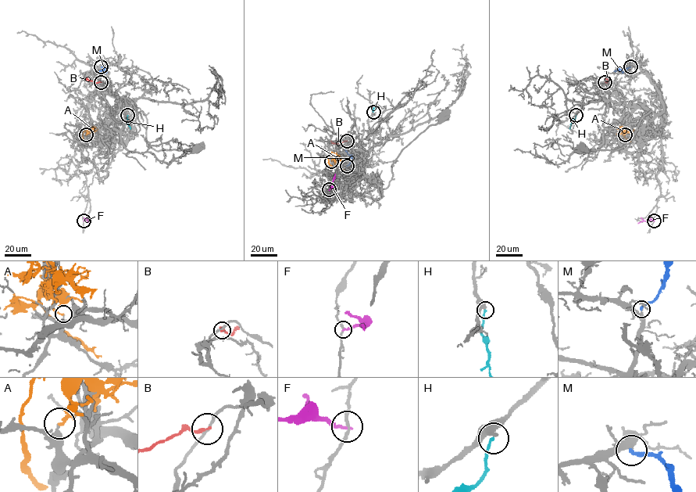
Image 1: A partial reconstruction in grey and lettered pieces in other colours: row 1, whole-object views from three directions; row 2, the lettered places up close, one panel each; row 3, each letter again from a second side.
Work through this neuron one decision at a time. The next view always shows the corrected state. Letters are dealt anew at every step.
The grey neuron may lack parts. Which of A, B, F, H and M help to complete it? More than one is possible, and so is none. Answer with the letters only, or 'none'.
M

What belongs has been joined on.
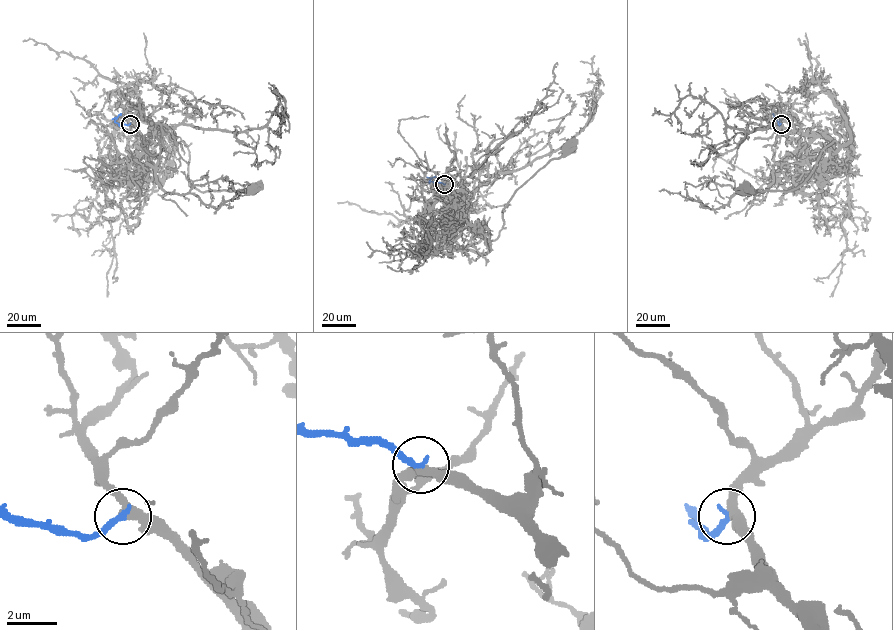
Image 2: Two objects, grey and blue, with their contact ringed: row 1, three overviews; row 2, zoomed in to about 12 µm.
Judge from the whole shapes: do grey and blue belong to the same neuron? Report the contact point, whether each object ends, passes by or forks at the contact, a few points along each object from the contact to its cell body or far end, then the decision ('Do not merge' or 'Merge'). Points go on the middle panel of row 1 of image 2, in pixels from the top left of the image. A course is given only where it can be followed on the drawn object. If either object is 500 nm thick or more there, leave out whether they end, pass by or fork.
Place: (444, 184). At the ring grey passes by. At the ring blue ends. Course of grey: (444, 184), (459, 193), (468, 228), (490, 242), (503, 225), (503, 209), (512, 194), (567, 149). Course of blue: (444, 184), (429, 181), (435, 176). Merge

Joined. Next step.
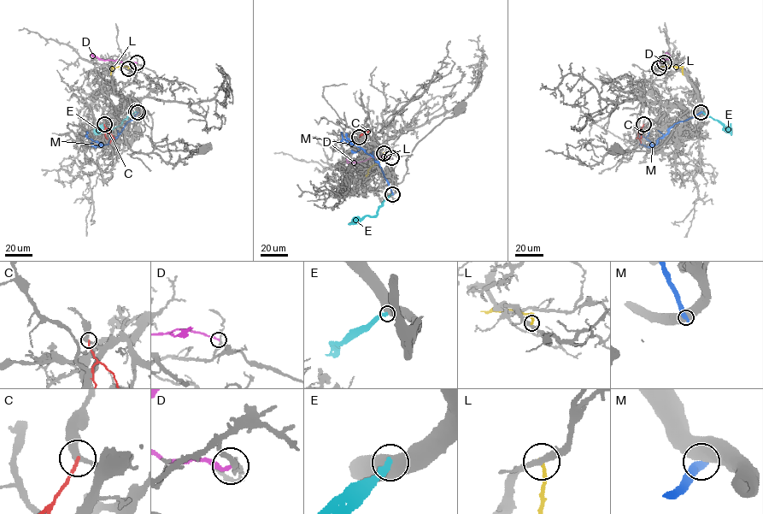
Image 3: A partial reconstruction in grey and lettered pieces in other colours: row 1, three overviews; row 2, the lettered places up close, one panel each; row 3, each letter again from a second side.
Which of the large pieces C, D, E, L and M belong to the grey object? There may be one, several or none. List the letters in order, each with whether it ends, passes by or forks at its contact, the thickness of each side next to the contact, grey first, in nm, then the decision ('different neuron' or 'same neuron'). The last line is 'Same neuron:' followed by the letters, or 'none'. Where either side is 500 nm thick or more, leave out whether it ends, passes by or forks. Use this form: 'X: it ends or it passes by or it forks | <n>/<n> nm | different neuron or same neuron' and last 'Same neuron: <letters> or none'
C: it ends | 400/140 nm | different neuron
D: it ends | 190/180 nm | different neuron
E: 750/360 nm | different neuron
L: it ends | 320/220 nm | different neuron
M: 800/500 nm | different neuron
Same neuron: none

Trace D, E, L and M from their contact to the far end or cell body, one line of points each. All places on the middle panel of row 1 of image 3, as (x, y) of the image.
D: (391, 157), (383, 156), (351, 162), (347, 162), (346, 158)
E: (391, 193), (376, 215), (366, 215), (357, 222), (348, 223)
L: (384, 152), (383, 158), (371, 167), (366, 176)
M: (392, 194), (382, 168), (372, 156), (355, 145), (341, 141)

